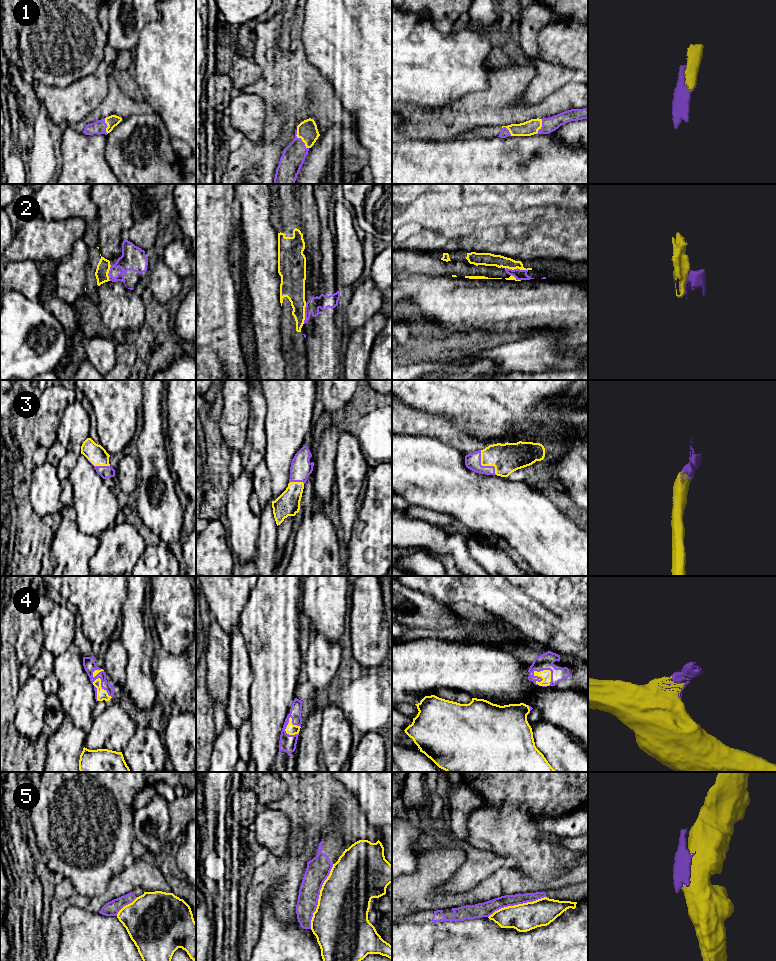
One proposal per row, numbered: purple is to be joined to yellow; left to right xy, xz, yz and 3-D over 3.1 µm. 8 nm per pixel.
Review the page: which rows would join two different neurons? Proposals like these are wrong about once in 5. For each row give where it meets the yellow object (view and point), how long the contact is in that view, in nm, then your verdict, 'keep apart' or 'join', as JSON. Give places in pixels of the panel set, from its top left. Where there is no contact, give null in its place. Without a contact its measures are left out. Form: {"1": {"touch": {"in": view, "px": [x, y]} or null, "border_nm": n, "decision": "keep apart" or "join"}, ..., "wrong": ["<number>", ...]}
{"1": {"touch": {"in": "xz", "px": [301, 138]}, "border_nm": 180, "decision": "join"}, "2": {"touch": {"in": "yz", "px": [516, 268]}, "border_nm": 180, "decision": "keep apart"}, "3": {"touch": {"in": "yz", "px": [484, 465]}, "border_nm": 240, "decision": "join"}, "4": {"touch": {"in": "yz", "px": [549, 670]}, "border_nm": 180, "decision": "join"}, "5": {"touch": {"in": "xz", "px": [319, 896]}, "border_nm": 550, "decision": "keep apart"}, "wrong": ["2", "5"]}

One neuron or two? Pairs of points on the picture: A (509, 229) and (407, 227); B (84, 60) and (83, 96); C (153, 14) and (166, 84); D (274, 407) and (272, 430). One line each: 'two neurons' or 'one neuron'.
A: one neuron
B: two neurons
C: two neurons
D: one neuron

